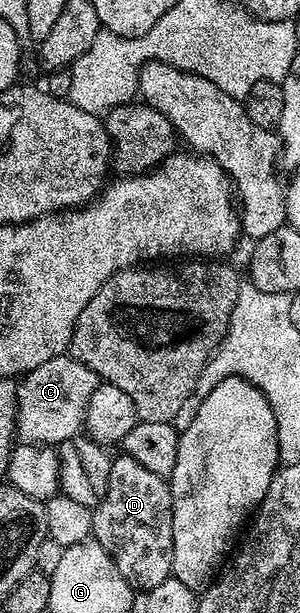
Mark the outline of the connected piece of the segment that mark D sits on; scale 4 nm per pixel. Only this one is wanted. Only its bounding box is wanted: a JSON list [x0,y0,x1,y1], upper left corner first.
[92,454,173,592]

